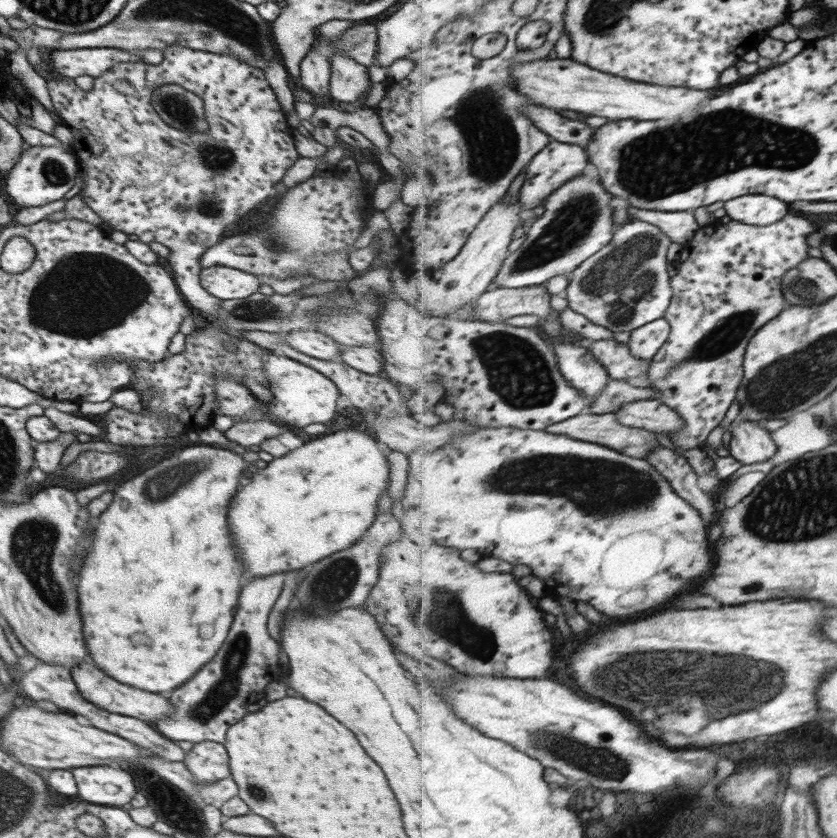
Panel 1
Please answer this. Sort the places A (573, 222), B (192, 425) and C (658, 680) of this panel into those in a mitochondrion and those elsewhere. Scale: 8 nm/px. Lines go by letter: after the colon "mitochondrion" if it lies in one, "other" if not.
A: mitochondrion
B: other
C: mitochondrion

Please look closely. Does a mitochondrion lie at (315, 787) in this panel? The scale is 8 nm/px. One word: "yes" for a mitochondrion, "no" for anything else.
no

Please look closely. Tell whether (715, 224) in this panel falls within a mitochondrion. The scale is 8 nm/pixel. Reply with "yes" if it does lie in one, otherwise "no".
no

